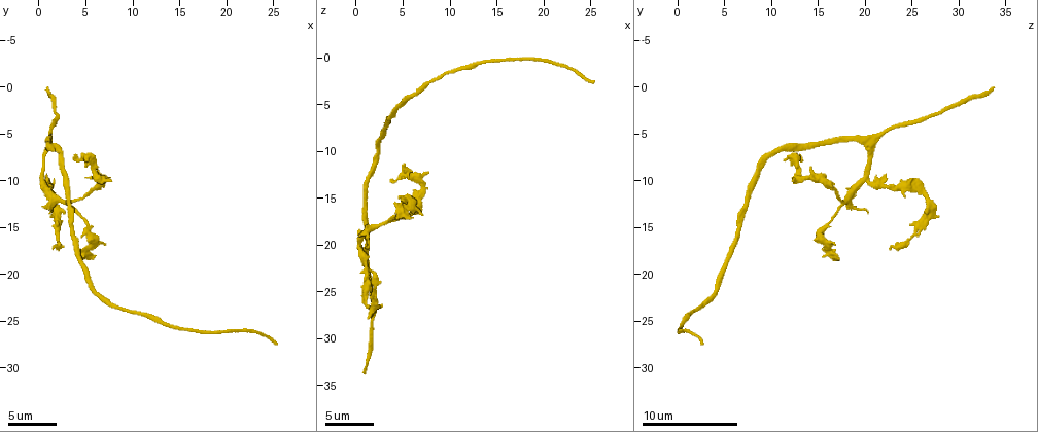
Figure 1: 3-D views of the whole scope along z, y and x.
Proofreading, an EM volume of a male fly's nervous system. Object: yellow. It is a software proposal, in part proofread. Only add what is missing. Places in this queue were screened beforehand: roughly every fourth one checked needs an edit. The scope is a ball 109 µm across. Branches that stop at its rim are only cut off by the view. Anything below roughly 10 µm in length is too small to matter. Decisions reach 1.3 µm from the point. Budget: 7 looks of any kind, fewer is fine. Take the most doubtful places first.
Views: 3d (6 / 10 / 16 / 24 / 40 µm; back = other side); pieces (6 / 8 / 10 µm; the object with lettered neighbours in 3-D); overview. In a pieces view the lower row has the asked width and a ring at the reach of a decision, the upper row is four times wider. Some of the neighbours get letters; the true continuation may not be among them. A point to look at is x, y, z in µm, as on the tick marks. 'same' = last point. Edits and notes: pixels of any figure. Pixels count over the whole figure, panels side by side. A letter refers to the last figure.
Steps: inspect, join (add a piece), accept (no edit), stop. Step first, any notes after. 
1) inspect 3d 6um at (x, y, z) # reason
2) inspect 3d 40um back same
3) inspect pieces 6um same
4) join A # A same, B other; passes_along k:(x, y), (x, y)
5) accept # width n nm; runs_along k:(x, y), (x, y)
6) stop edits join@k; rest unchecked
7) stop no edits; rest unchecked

inspect 3d 6um at (1.2, 0.2, 33.6) # end of a long branch

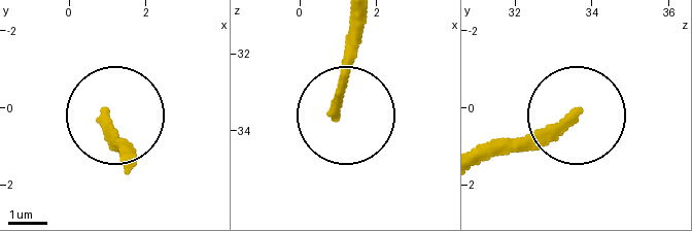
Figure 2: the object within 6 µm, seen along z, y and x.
inspect pieces 8um at (0.95, 0.25, 33.60)

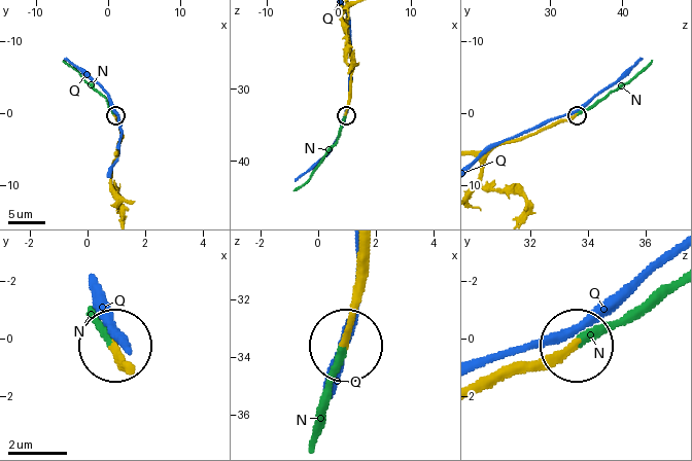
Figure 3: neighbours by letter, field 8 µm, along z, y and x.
join N # width 200 nm; N same, Q other; it goes on there

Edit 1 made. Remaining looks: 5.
inspect overview

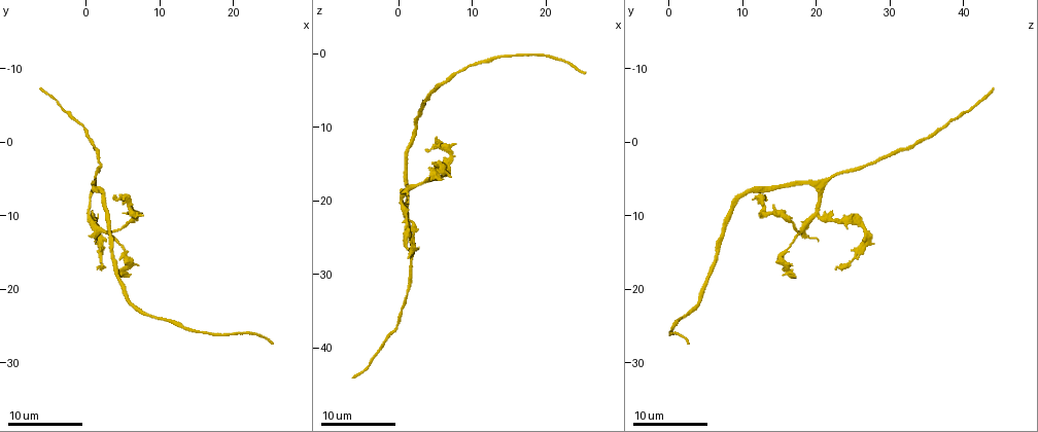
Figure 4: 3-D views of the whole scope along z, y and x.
inspect pieces 6um at (25.0, 27.5, 2.5) # end of a long branch

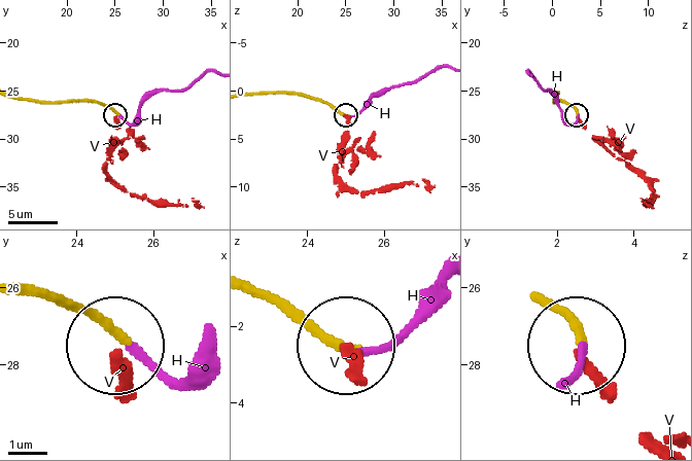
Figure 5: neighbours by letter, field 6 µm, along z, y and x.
join H # H same, V other; the neuron continues

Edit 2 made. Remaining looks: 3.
inspect overview

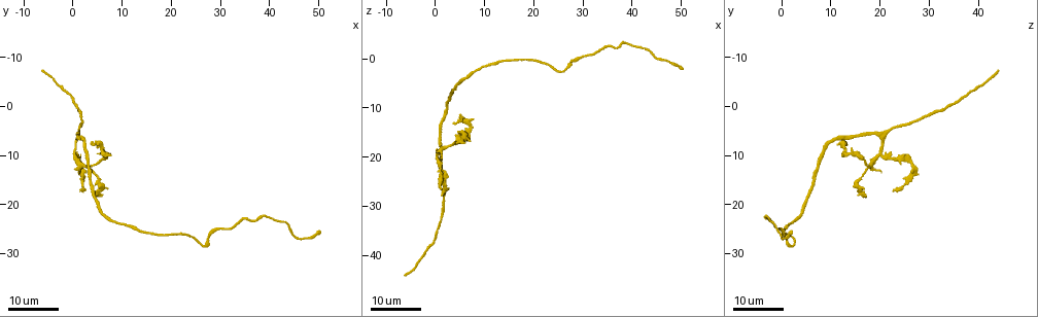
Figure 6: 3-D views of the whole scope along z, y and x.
inspect 3d 24um at (4.0, 7.5, 13.0) # long arm stops here

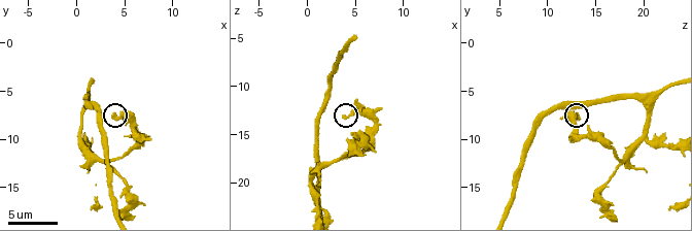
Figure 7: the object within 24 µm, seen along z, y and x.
inspect pieces 8um at (3.8, 7.6, 13.0)

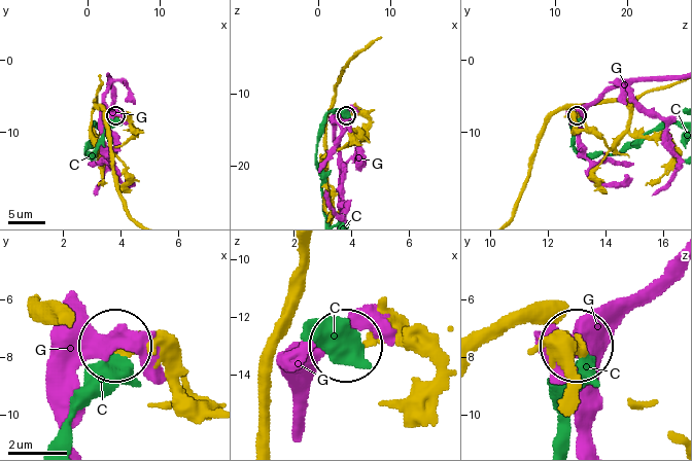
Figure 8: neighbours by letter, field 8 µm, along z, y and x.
accept # C other, G other; none of them fits

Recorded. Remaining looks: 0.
stop edits join@3, join@5; rest unchecked

